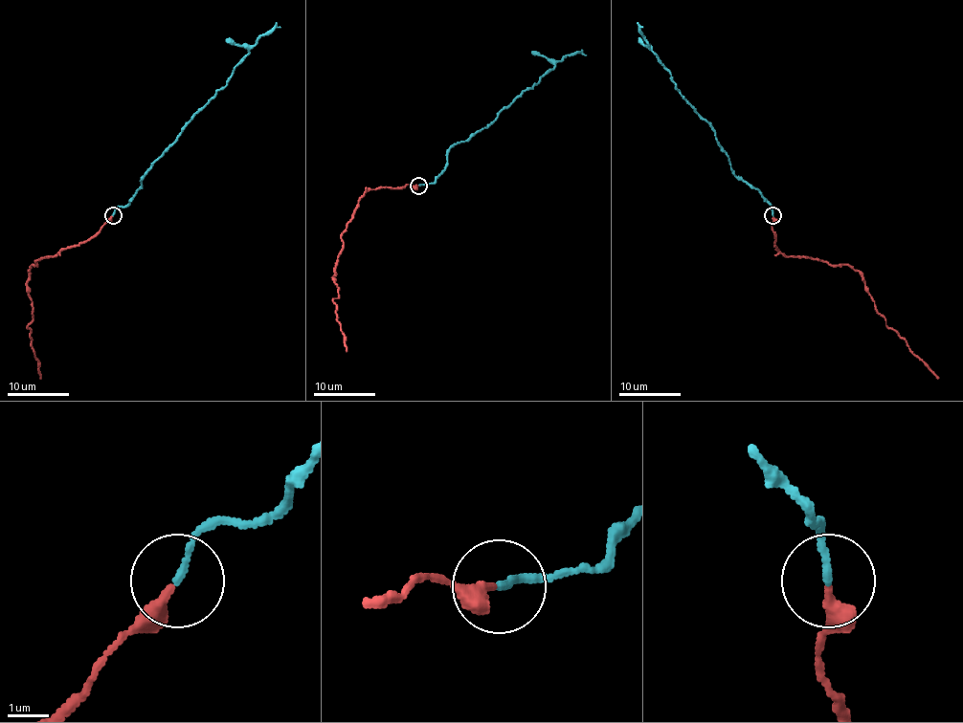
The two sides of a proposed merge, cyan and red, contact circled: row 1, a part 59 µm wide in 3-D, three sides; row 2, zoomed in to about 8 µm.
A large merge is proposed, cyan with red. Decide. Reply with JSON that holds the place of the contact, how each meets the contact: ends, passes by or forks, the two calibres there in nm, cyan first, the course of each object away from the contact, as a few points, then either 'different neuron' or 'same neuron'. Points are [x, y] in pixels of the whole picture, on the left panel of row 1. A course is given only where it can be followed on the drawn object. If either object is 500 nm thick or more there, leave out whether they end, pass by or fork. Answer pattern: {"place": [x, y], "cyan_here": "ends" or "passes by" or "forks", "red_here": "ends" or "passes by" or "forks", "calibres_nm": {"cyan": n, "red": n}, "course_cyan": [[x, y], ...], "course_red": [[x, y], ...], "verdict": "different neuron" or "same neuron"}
{"place": [113, 215], "cyan_here": "ends", "red_here": "ends", "calibres_nm": {"cyan": 160, "red": 340}, "course_cyan": [[112, 215], [134, 195], [142, 177], [182, 128], [221, 90], [235, 65], [261, 36], [279, 27]], "course_red": [[112, 215], [85, 241], [63, 248], [30, 269], [27, 292], [33, 319], [27, 327], [40, 378]], "verdict": "different neuron"}

